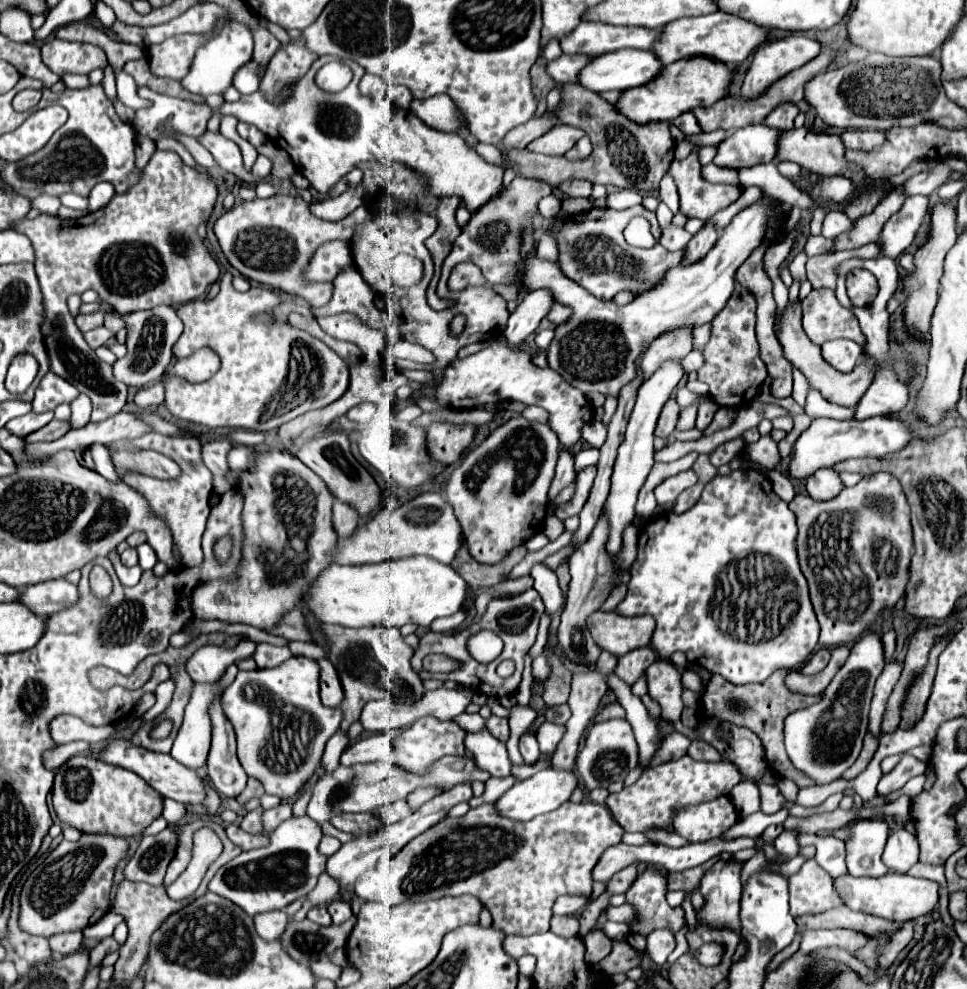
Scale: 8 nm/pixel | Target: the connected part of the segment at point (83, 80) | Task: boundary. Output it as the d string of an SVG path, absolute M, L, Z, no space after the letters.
M67 74L67 76L61 76L61 80L65 82L67 88L85 88L85 86L89 86L87 76L81 76L81 74Z

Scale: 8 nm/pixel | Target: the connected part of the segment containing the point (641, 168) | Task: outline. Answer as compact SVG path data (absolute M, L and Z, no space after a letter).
M565 82L561 88L559 104L571 104L571 126L593 128L591 160L571 162L567 158L545 158L543 154L533 154L529 150L507 152L507 156L517 162L517 174L525 178L545 180L551 186L557 186L569 178L579 178L579 180L589 180L591 184L633 188L639 192L653 192L659 188L659 180L667 174L669 164L673 160L673 148L675 148L675 142L669 132L669 122L653 122L645 126L633 124L625 120L613 108L613 104L605 102L599 94L589 92L581 88L579 84L569 84L569 82Z

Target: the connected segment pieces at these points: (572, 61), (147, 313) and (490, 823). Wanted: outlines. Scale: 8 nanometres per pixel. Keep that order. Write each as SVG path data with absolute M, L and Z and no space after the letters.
M561 54L557 60L547 62L547 74L555 80L555 82L577 82L577 72L589 62L591 58L581 56L581 54Z
M155 306L151 310L141 310L141 312L133 312L125 316L125 324L127 324L127 356L137 358L139 356L139 364L113 364L113 376L133 388L141 388L149 382L159 382L161 376L165 374L169 362L173 360L173 344L177 342L177 338L183 332L183 324L175 312L175 308L171 306Z
M571 800L567 804L561 804L557 810L541 814L525 824L517 824L515 820L501 820L501 816L497 816L497 812L493 812L493 804L483 804L479 808L471 808L465 816L461 818L445 818L441 822L437 822L433 828L429 828L427 832L423 832L421 836L413 838L405 848L401 848L395 856L389 858L389 862L385 864L385 872L383 872L383 886L381 890L375 894L373 900L383 900L391 906L397 904L413 904L413 902L425 902L425 900L437 900L443 896L463 896L463 894L471 894L475 898L481 900L481 904L491 912L493 918L493 928L499 928L505 934L521 934L521 936L529 936L529 934L539 934L539 932L547 932L550 929L550 920L552 918L553 902L563 896L563 894L581 894L581 896L591 896L591 888L593 888L593 878L591 878L591 870L593 864L597 864L601 852L605 852L605 848L615 846L621 842L623 836L623 828L613 820L611 812L607 806L595 804L591 800L581 802L581 804L573 804Z

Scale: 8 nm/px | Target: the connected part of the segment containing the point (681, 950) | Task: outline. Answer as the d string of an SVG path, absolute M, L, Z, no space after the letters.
M685 925L685 926L683 926L683 928L681 930L679 930L679 932L677 932L677 934L675 934L676 948L672 952L672 954L670 954L670 956L667 959L667 962L668 962L668 964L670 966L675 961L677 961L677 959L680 956L685 954L688 951L688 949L689 949L689 945L688 945L687 939L685 938L685 934L687 933L687 930L688 930L688 926Z

